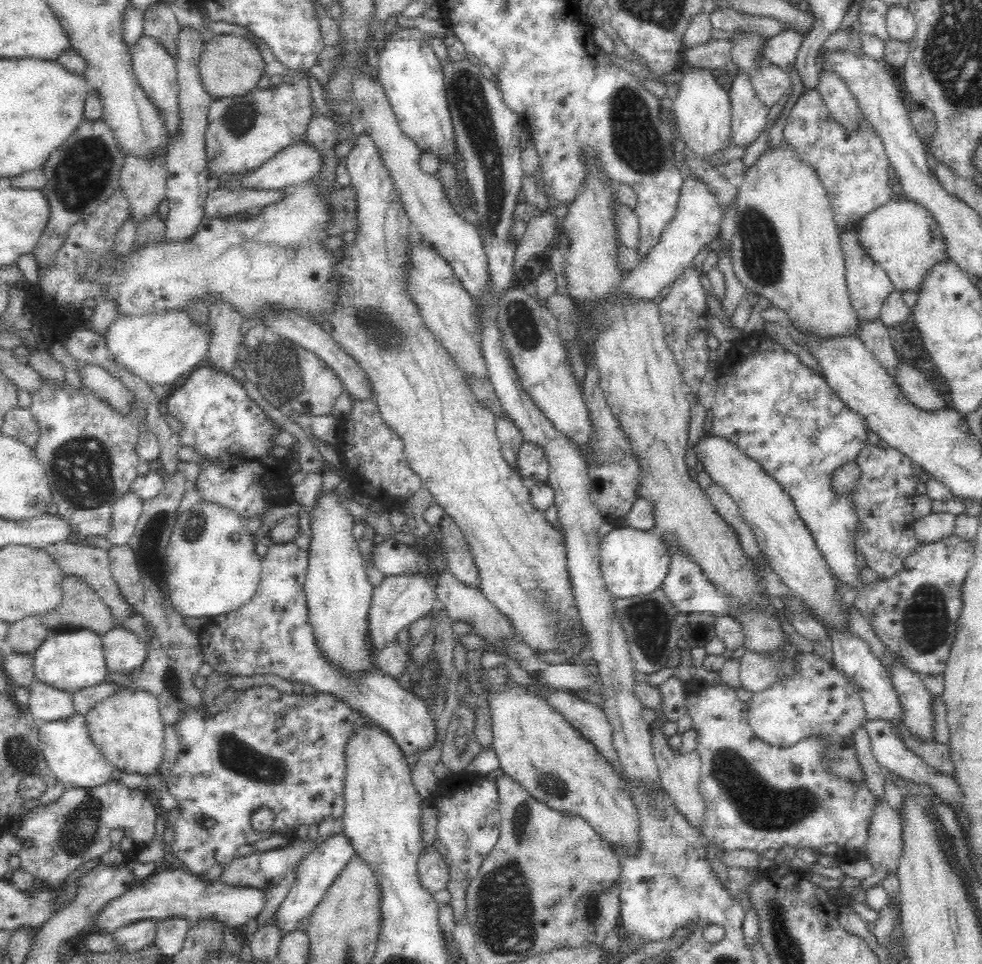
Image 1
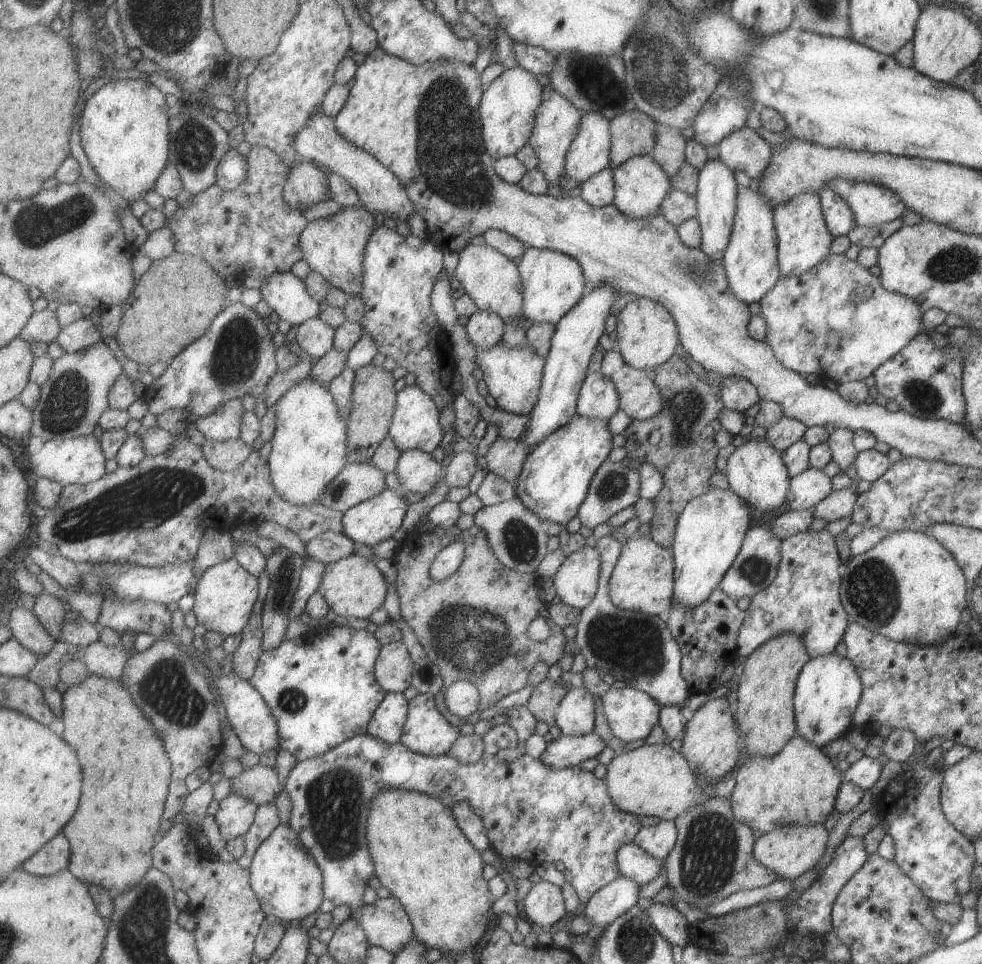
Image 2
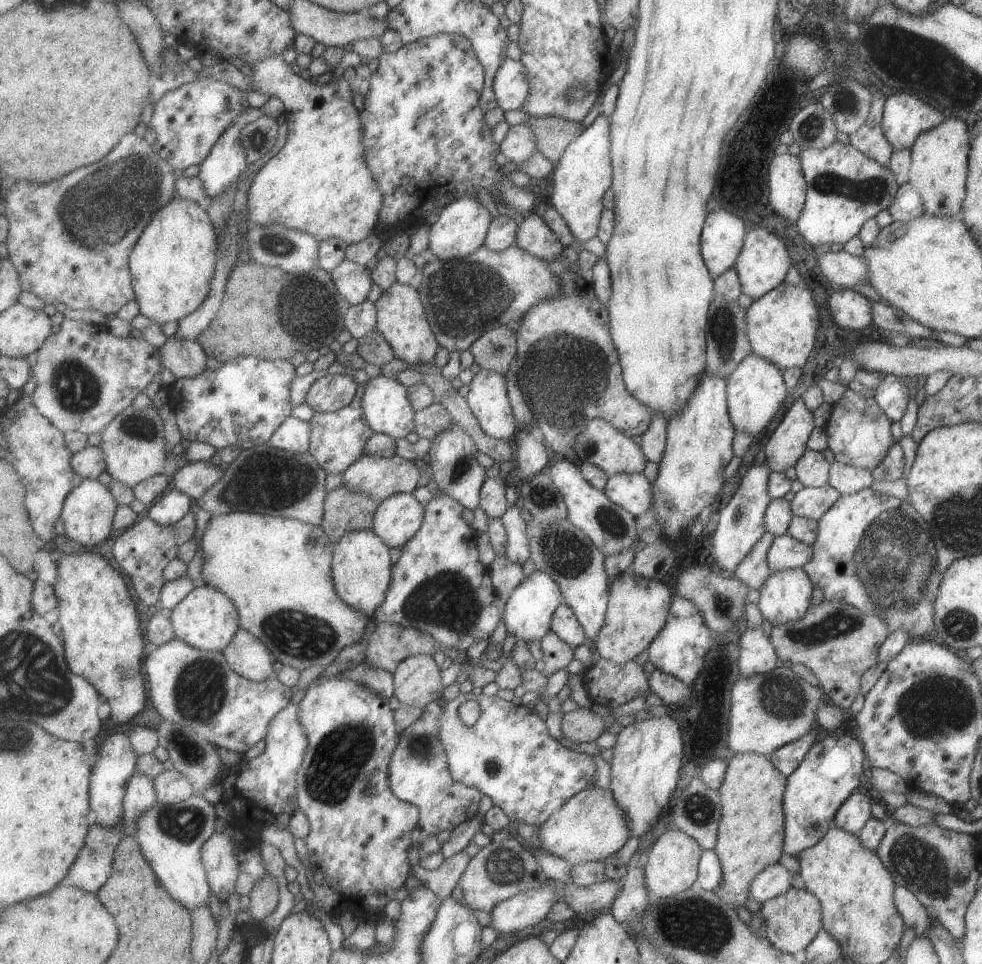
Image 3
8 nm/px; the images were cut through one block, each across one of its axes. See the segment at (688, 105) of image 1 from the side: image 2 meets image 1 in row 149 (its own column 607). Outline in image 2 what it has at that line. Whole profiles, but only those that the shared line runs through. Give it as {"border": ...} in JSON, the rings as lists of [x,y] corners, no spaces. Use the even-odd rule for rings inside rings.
{"border":[[[610,687],[601,700],[609,730],[624,743],[646,738],[659,722],[660,704],[640,689]]]}

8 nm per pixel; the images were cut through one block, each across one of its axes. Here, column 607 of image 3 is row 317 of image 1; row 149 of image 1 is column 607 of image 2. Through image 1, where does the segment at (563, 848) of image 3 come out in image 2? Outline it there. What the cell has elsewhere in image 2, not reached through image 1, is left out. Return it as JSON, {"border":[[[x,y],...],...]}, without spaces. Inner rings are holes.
{"border":[[[656,743],[642,745],[634,750],[616,754],[604,777],[608,792],[616,808],[639,817],[657,817],[664,821],[673,821],[686,810],[702,804],[704,792],[696,784],[696,772],[682,756],[677,744]]]}

